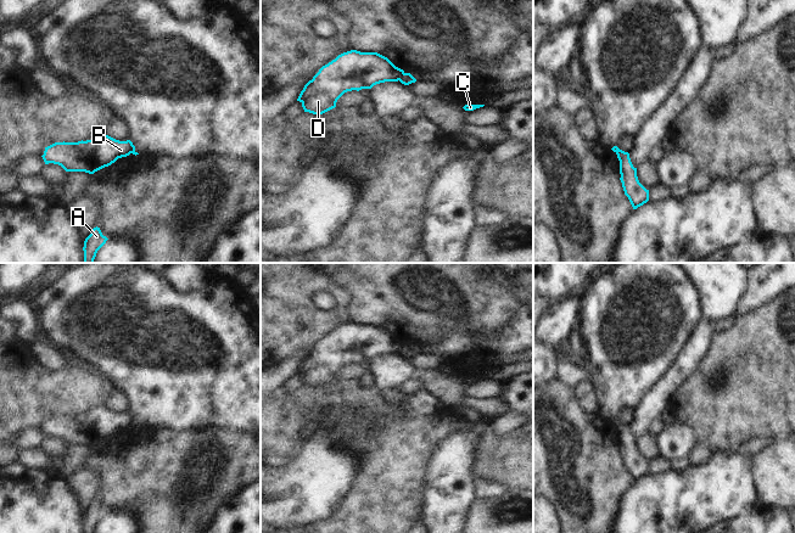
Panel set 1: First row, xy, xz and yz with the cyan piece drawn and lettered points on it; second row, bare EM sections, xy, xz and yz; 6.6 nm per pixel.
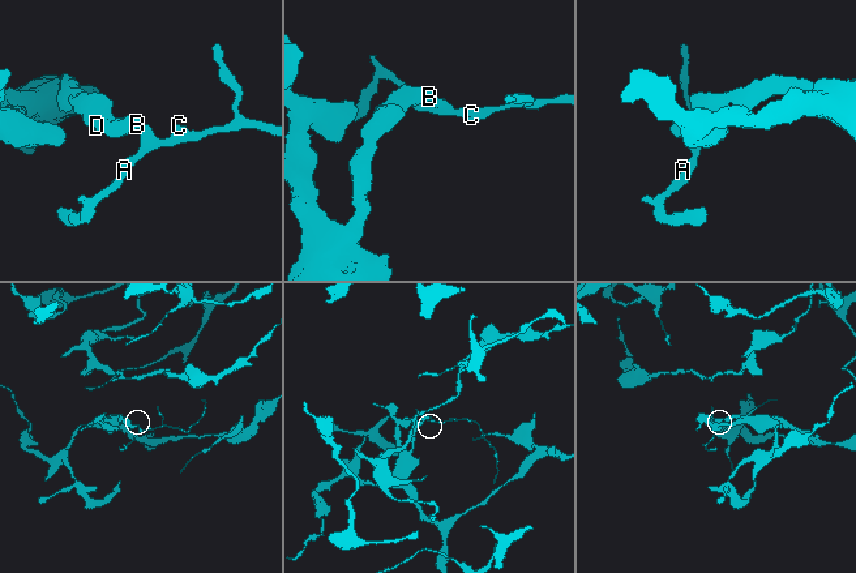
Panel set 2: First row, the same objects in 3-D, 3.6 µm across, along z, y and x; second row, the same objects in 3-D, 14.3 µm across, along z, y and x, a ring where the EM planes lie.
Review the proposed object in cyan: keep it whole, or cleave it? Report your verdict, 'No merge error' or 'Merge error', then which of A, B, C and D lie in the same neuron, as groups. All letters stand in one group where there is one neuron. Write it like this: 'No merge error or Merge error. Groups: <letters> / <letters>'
Merge error. Groups: A C / B D.

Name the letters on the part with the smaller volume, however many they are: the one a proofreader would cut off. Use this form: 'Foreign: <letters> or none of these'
Foreign: A, C

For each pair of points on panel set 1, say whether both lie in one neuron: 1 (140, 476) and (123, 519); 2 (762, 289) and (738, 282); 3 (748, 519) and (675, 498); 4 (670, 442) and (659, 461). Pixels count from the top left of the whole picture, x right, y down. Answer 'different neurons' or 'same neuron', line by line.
1: different neurons
2: different neurons
3: different neurons
4: different neurons

